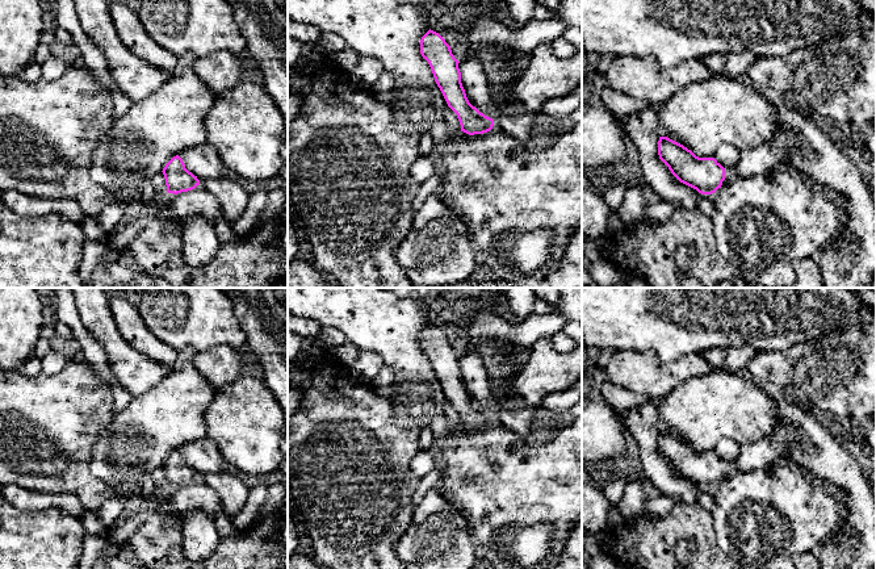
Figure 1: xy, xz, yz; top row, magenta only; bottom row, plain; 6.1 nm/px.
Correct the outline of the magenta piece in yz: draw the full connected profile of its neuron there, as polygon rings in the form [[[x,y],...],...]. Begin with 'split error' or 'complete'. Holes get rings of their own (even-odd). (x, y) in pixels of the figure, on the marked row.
split error | [[[659,137],[658,155],[680,183],[701,194],[714,193],[725,179],[763,175],[784,163],[783,154],[770,142],[742,151],[737,166],[726,170],[714,158],[699,158],[667,137]]]

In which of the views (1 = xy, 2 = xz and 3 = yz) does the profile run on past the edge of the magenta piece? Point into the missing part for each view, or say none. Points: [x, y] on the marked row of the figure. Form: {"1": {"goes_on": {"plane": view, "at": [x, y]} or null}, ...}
{"1": {"goes_on": null}, "2": {"goes_on": null}, "3": {"goes_on": {"plane": "yz", "at": [762, 159]}}}

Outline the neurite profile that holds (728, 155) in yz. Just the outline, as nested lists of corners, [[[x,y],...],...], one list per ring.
[[[722,143],[716,151],[714,159],[720,163],[725,170],[733,168],[741,159],[741,150],[737,148],[733,143]]]

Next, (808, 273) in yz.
[[[812,258],[795,263],[796,281],[792,288],[823,288],[821,268]]]

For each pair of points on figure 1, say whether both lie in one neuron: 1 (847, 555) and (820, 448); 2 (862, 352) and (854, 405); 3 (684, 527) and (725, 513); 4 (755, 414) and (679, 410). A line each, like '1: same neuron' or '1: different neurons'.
1: same neuron
2: same neuron
3: different neurons
4: same neuron

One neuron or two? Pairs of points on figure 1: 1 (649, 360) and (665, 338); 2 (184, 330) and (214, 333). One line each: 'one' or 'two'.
1: two
2: one

